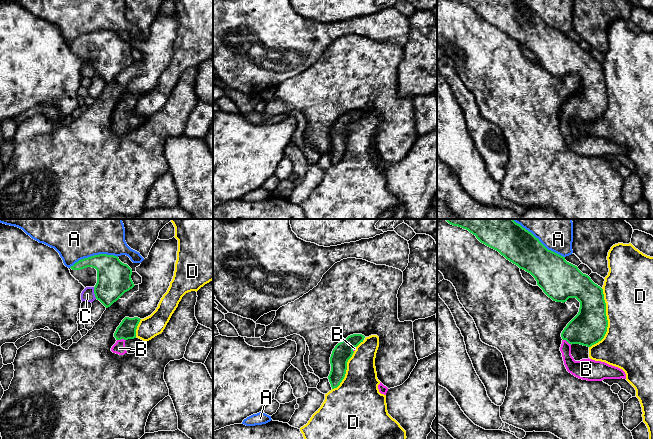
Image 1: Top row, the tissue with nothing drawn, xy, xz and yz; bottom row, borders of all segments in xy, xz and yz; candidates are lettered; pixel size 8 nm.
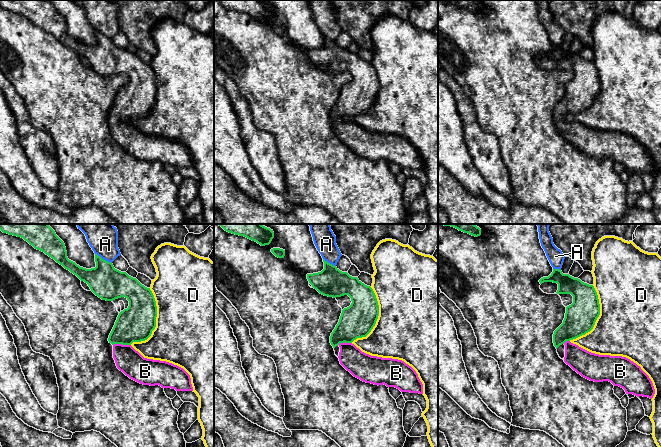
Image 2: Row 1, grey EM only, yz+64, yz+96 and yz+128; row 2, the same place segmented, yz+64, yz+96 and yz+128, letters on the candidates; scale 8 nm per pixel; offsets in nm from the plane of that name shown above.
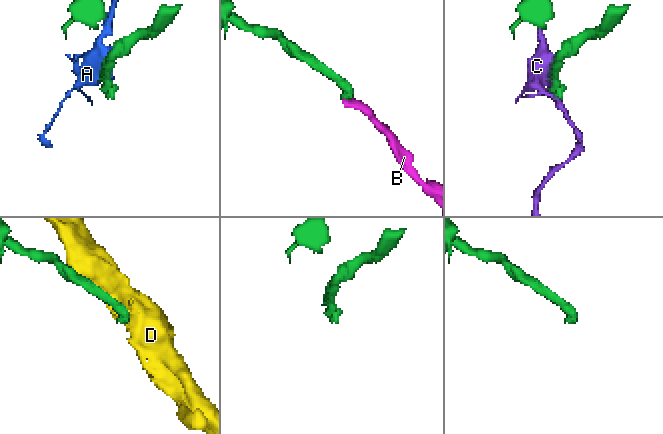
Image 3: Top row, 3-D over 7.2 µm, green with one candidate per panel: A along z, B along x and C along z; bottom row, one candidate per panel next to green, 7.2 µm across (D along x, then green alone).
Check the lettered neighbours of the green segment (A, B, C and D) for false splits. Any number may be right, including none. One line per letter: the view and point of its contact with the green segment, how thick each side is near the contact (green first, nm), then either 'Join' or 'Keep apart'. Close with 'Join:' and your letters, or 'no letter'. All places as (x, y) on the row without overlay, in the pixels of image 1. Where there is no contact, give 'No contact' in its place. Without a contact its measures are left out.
A: Touches green at xy (94, 31). Thickness 280 nm (green) against 300 nm. Keep apart
B: Touches green at xy (121, 114). Thickness 150 nm (green) against 100 nm. Join
C: Touches green at xy (94, 69). Thickness 280 nm (green) against 100 nm. Keep apart
D: Touches green at yz (607, 96). Thickness 280 nm (green) against 400 nm. Keep apart
Join: B

